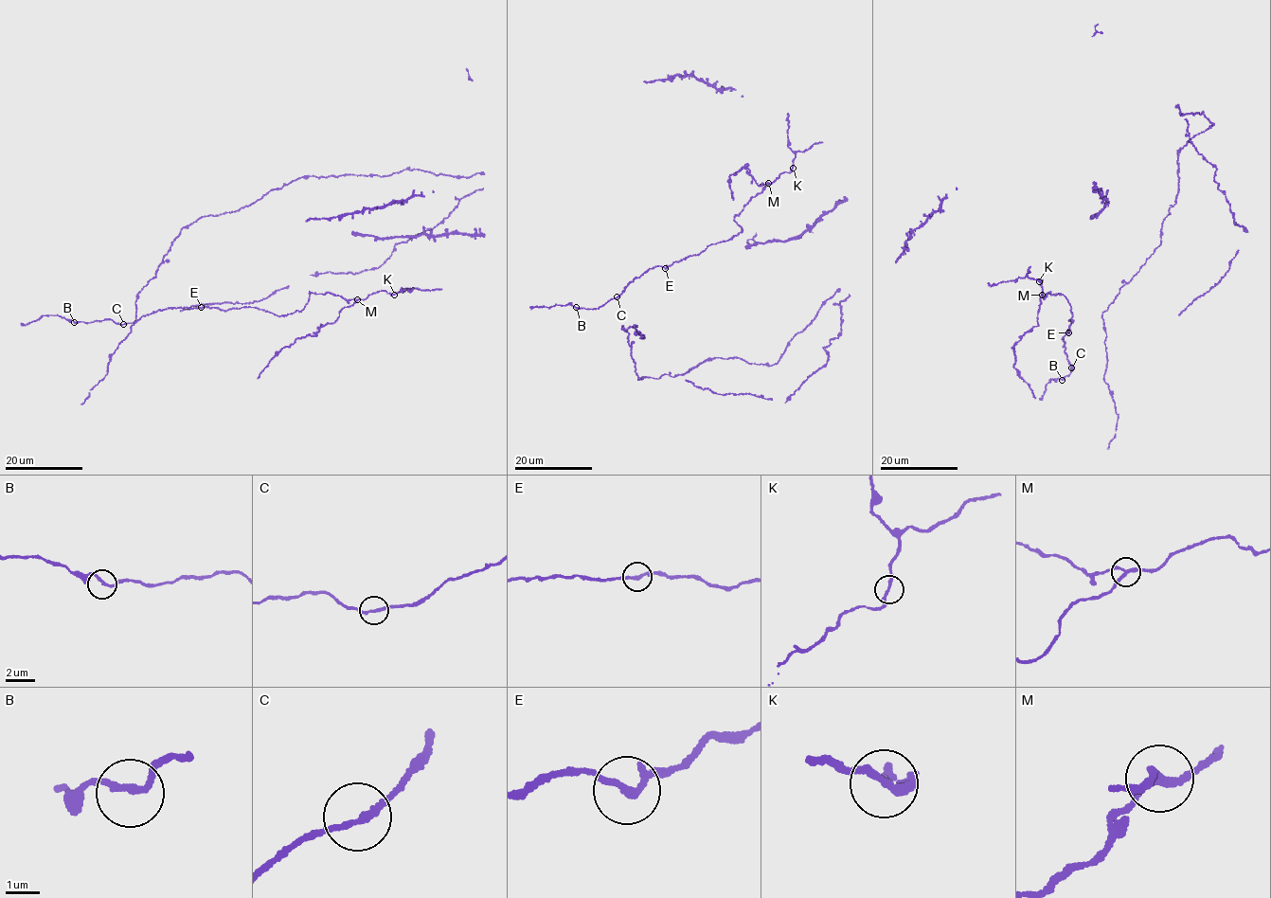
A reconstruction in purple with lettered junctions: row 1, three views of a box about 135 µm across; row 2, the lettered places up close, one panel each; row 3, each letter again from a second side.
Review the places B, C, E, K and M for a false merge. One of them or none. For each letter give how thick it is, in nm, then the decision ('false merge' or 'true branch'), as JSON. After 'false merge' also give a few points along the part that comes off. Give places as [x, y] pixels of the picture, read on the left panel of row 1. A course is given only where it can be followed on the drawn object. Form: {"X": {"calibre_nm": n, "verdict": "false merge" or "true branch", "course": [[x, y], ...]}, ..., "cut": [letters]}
{"B": {"calibre_nm": 180, "verdict": "true branch"}, "C": {"calibre_nm": 180, "verdict": "true branch"}, "E": {"calibre_nm": 170, "verdict": "true branch"}, "K": {"calibre_nm": 180, "verdict": "true branch"}, "M": {"calibre_nm": 190, "verdict": "false merge", "course": [[357, 300], [343, 309], [331, 324], [320, 327], [313, 335], [298, 337], [282, 349], [258, 378]]}, "cut": ["M"]}

